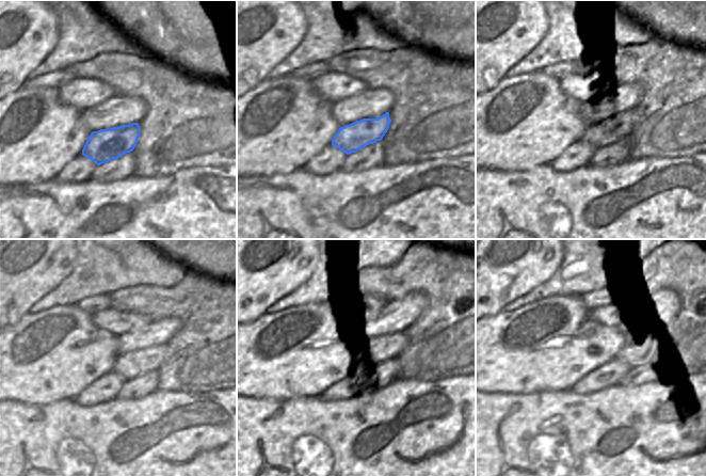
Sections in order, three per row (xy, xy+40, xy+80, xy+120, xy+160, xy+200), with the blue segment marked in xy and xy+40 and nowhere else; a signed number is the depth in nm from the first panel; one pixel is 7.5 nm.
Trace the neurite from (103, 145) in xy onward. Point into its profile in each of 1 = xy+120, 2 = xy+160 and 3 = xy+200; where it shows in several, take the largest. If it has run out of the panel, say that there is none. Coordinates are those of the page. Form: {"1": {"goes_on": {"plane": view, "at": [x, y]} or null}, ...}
{"1": {"goes_on": {"plane": "xy+120", "at": [129, 366]}}, "2": {"goes_on": {"plane": "xy+160", "at": [378, 363]}}, "3": {"goes_on": {"plane": "xy+200", "at": [641, 350]}}}

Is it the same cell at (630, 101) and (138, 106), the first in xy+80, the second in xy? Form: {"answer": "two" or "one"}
{"answer": "one"}

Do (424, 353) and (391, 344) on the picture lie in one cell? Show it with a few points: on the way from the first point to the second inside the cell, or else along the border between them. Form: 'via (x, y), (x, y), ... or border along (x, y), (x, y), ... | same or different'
border along (430, 335), (415, 339), (407, 347) | different

